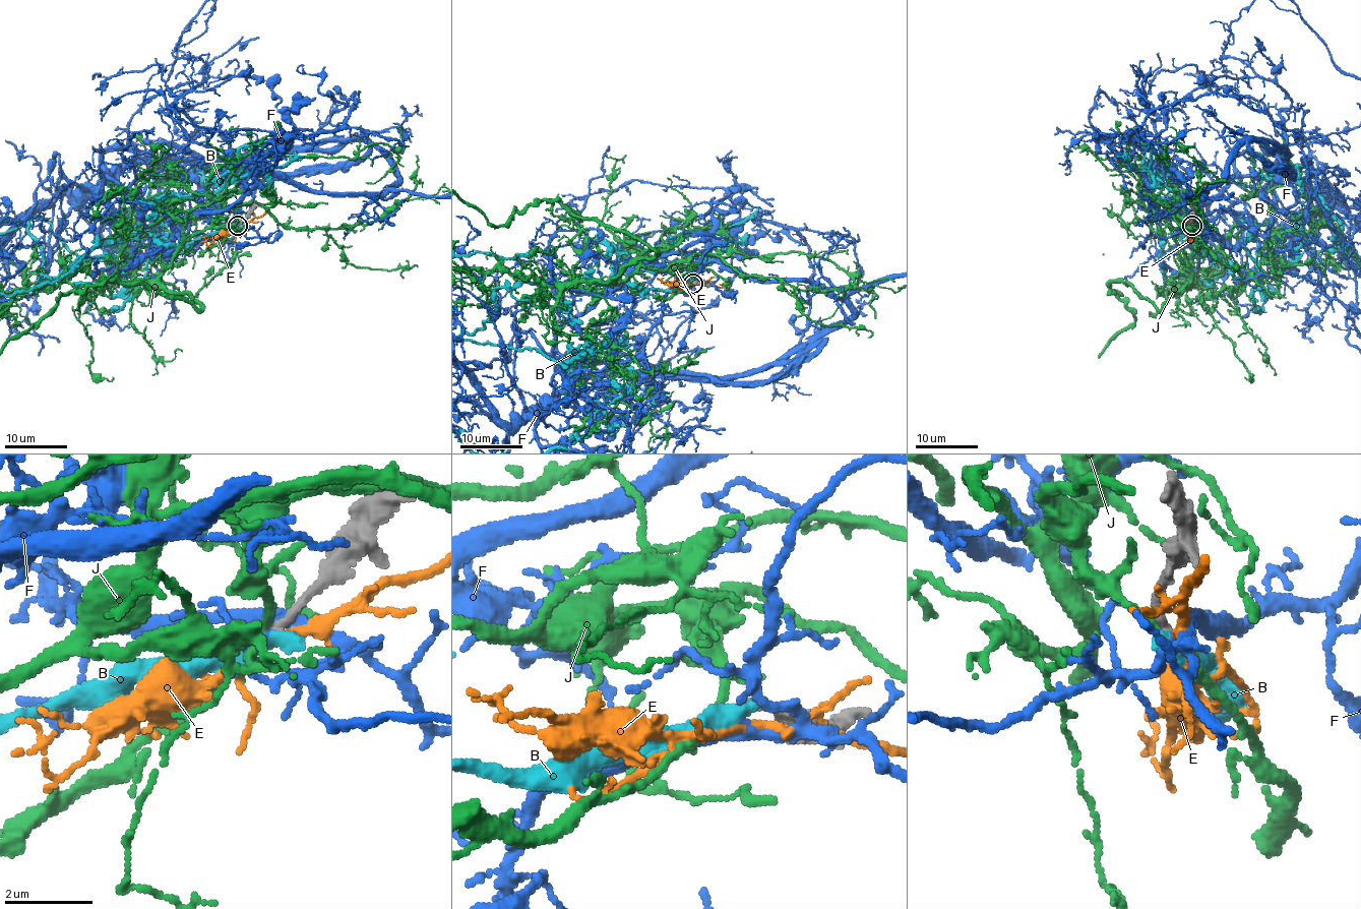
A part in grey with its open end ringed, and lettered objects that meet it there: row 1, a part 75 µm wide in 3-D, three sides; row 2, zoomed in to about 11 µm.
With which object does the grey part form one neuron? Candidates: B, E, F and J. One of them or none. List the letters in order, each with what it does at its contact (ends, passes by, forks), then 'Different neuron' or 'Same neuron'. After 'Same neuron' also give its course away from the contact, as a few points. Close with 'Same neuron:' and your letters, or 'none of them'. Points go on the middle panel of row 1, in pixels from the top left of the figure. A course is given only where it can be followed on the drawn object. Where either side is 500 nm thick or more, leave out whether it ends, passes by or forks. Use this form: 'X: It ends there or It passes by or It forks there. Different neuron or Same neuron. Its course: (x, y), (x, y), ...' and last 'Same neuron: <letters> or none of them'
B: It ends there. Different neuron
E: It passes by. Different neuron
F: It passes by. Different neuron
J: It passes by. Different neuron
Same neuron: none of them

